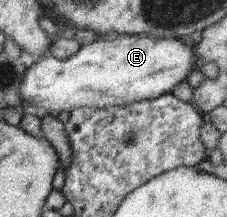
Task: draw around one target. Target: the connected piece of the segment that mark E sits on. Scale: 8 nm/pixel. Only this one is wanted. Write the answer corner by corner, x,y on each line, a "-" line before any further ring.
100,37
92,44
81,45
81,50
67,60
50,54
27,67
19,82
19,96
25,104
35,106
44,115
57,115
63,110
70,113
75,108
125,106
161,98
165,94
172,94
173,88
185,82
189,72
199,66
194,49
174,37

